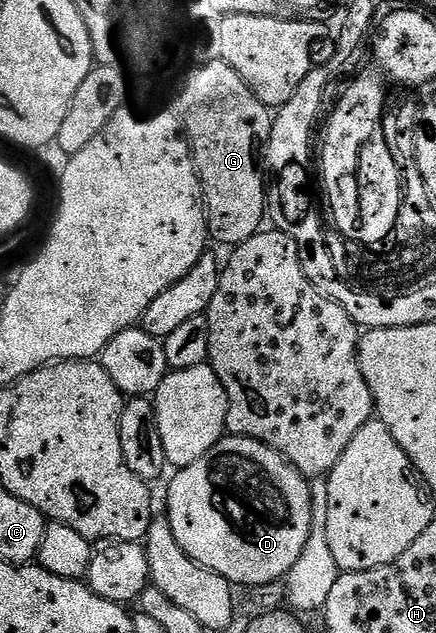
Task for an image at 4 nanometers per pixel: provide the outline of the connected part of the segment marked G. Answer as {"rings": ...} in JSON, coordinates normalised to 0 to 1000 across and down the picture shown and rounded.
{"rings":[[[514,95],[438,107],[438,115],[417,128],[399,153],[397,177],[406,179],[417,202],[445,243],[445,265],[463,291],[463,316],[472,321],[472,354],[484,382],[534,390],[578,378],[601,360],[601,343],[615,336],[615,286],[596,256],[619,218],[622,174],[610,171],[573,139],[523,106]]]}

